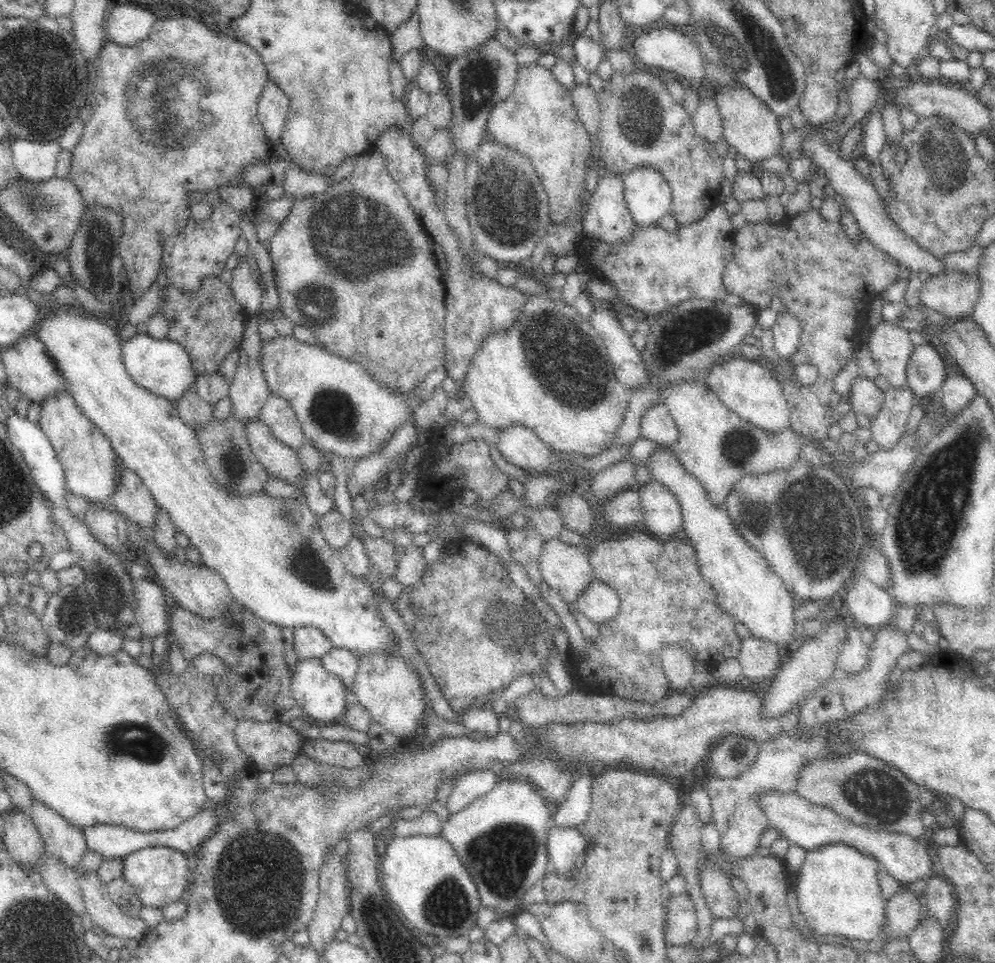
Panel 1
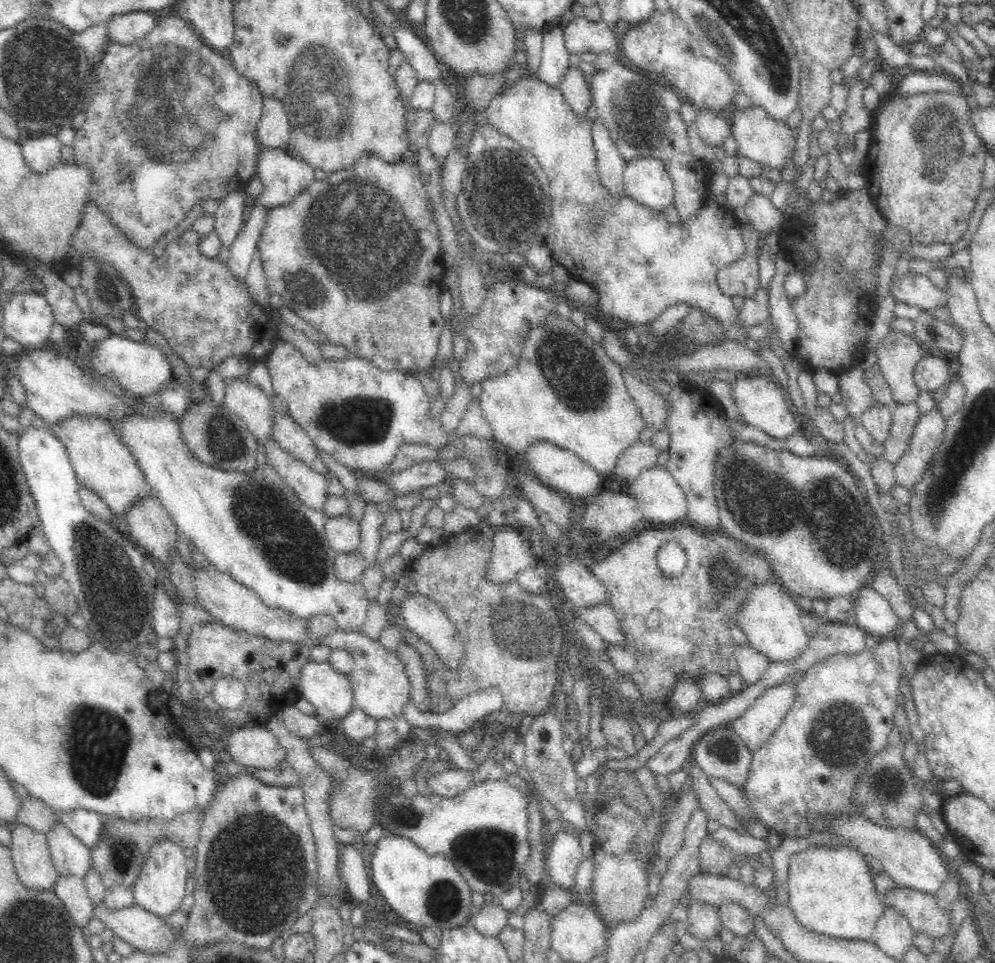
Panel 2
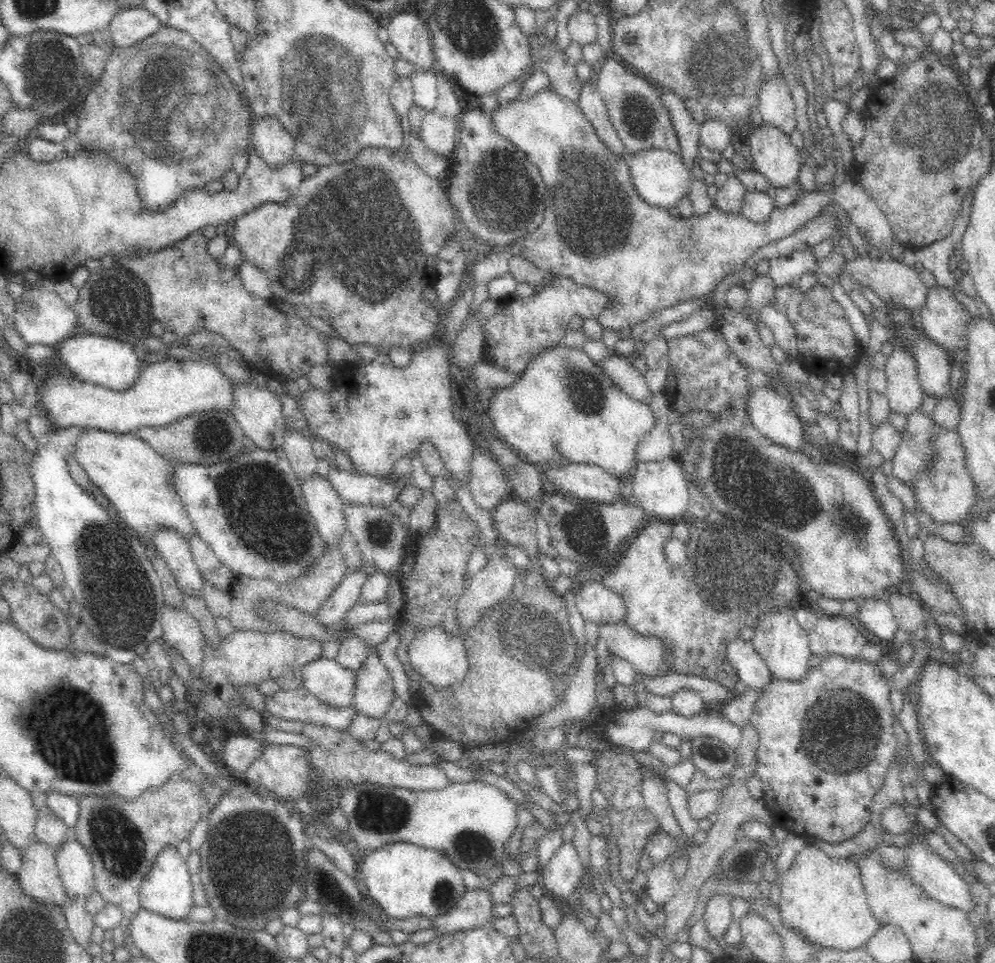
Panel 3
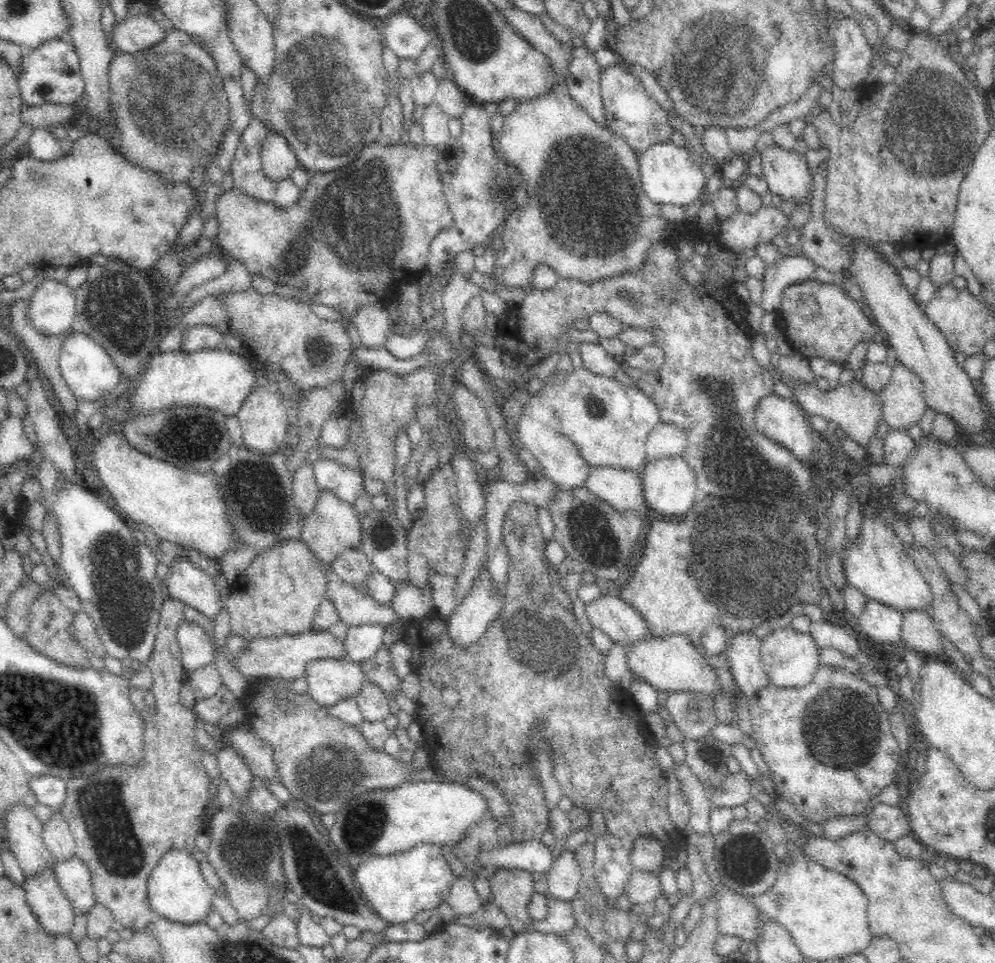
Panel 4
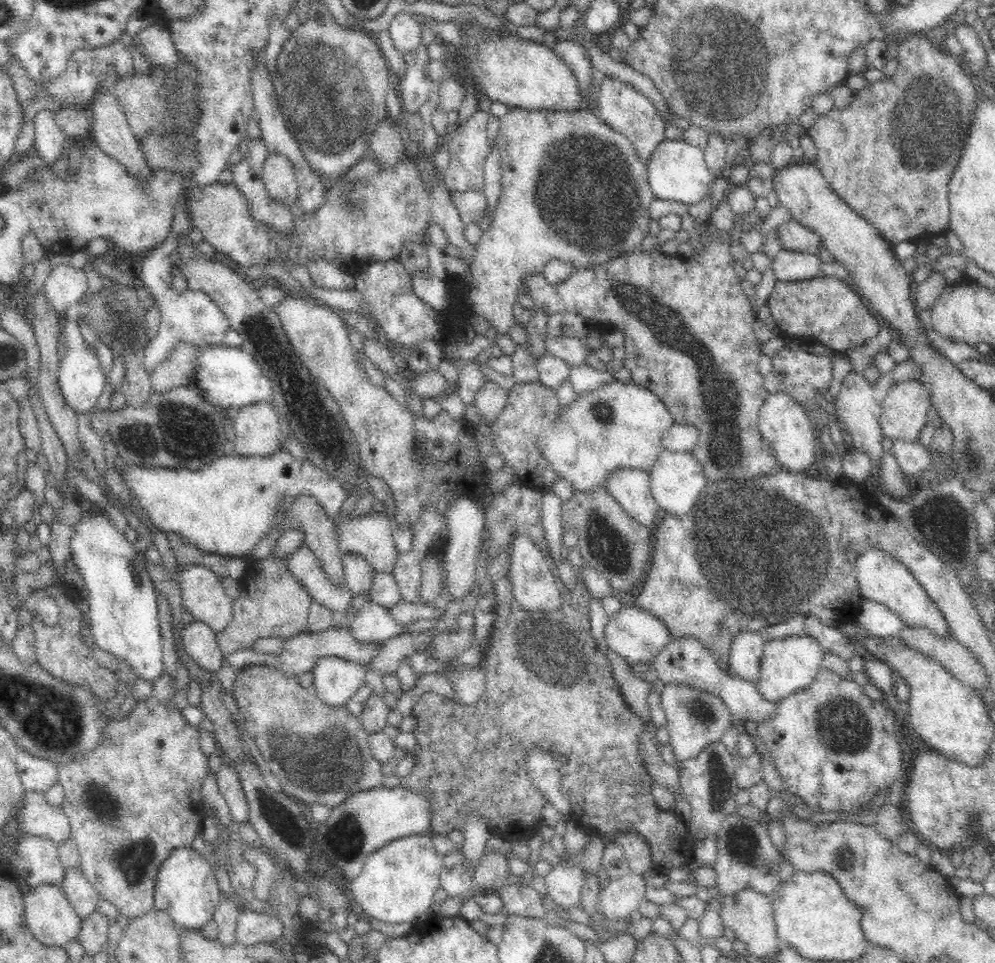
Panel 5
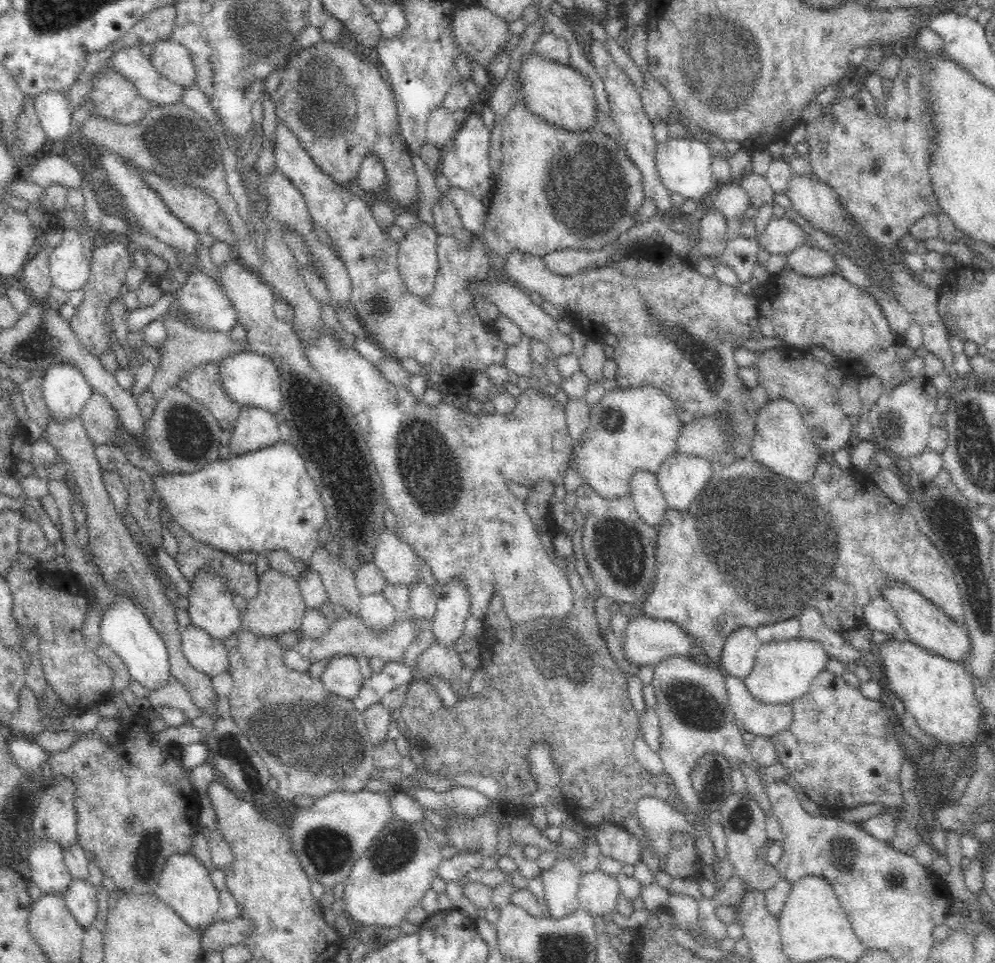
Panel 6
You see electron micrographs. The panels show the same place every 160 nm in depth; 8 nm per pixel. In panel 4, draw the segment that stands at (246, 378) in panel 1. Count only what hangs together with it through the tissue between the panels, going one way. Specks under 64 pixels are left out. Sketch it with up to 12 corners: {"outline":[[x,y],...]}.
{"outline":[[254,386],[235,415],[243,444],[273,453],[286,444],[287,406]]}

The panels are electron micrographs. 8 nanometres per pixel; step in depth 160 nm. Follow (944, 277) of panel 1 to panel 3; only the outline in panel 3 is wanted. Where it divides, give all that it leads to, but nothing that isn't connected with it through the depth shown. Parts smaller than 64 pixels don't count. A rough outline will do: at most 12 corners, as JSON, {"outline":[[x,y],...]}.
{"outline":[[854,259],[844,269],[880,299],[908,312],[929,288],[902,260]]}

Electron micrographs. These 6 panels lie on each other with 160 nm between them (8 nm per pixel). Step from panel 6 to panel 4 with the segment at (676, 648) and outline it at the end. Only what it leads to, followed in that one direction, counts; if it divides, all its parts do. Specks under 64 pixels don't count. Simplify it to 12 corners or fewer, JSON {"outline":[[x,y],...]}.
{"outline":[[619,596],[584,604],[592,626],[614,643],[653,636],[644,617]]}

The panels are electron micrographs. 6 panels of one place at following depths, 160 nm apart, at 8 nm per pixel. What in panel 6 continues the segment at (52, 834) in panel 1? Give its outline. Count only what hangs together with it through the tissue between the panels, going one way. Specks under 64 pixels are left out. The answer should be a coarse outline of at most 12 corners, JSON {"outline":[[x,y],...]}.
{"outline":[[87,878],[72,879],[61,894],[77,923],[97,919],[97,888]]}

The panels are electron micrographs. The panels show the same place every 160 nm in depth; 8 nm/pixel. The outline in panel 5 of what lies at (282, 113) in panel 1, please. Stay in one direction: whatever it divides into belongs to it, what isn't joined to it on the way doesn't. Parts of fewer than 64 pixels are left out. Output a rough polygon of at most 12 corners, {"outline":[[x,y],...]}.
{"outline":[[270,152],[261,177],[270,198],[290,206],[298,183],[290,159]]}

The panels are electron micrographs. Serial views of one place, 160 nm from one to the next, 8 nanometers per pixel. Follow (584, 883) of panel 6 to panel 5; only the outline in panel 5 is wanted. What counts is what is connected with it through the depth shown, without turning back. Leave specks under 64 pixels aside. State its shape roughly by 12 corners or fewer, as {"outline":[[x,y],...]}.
{"outline":[[632,872],[599,892],[602,920],[627,921],[647,900]]}

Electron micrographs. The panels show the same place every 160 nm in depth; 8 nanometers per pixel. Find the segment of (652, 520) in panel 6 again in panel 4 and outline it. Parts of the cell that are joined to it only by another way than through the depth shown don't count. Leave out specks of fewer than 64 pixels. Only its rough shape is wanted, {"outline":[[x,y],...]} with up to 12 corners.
{"outline":[[589,468],[580,484],[616,510],[649,512],[640,473]]}

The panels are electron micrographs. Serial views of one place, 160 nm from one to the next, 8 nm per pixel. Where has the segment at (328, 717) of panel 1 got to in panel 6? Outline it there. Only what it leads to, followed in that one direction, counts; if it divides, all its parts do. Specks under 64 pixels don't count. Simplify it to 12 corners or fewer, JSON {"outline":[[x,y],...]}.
{"outline":[[334,656],[319,679],[351,701],[365,678],[356,657]]}

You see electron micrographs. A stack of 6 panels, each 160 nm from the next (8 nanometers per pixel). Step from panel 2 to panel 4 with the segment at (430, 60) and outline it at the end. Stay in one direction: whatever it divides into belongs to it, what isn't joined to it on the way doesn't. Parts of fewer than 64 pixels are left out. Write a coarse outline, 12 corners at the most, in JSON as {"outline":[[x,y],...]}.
{"outline":[[407,13],[386,19],[383,40],[399,59],[415,60],[434,33]]}

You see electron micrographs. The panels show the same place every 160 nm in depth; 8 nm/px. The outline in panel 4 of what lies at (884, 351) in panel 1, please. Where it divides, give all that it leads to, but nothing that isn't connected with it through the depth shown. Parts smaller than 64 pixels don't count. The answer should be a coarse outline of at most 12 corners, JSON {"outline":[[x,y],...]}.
{"outline":[[896,363],[880,394],[884,422],[906,431],[928,407],[916,373]]}

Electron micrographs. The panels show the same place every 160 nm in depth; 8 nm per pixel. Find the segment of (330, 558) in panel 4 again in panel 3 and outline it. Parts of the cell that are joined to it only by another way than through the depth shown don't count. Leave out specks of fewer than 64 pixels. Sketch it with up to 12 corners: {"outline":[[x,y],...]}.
{"outline":[[318,474],[302,496],[328,548],[347,530],[337,490]]}

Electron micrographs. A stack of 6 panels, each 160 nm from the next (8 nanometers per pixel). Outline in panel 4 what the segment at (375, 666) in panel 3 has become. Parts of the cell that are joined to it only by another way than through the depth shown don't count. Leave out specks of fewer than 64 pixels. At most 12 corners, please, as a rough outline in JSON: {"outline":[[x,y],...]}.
{"outline":[[365,678],[354,699],[363,720],[384,721],[388,697]]}

